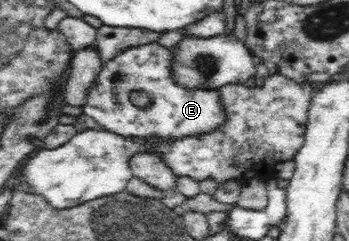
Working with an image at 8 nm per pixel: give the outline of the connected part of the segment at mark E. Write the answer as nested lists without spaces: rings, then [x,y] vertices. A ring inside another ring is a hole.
[[[154,42],[147,43],[143,46],[128,47],[127,50],[117,54],[115,58],[109,60],[103,65],[101,72],[95,79],[94,85],[91,86],[87,96],[87,102],[82,107],[82,116],[92,118],[94,123],[111,133],[120,136],[159,136],[164,140],[177,140],[181,136],[197,136],[208,132],[211,134],[215,127],[223,124],[222,109],[216,90],[185,90],[177,86],[170,77],[170,60],[172,59],[172,48],[161,48]],[[131,90],[147,90],[154,97],[154,103],[148,109],[135,107],[129,101]]]

